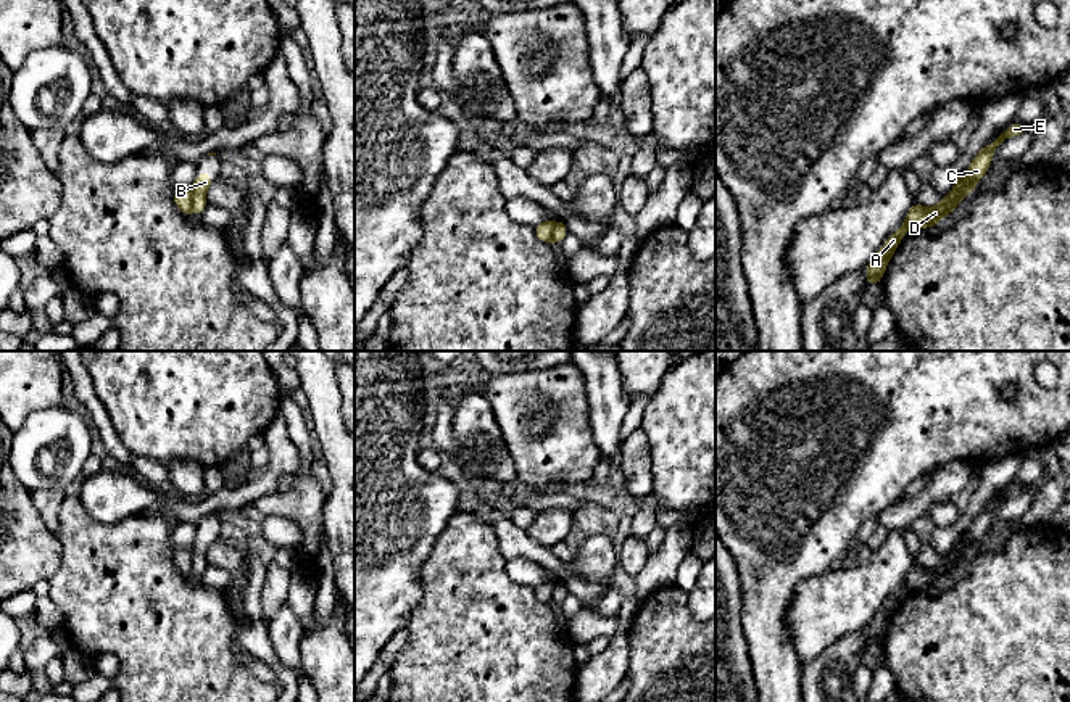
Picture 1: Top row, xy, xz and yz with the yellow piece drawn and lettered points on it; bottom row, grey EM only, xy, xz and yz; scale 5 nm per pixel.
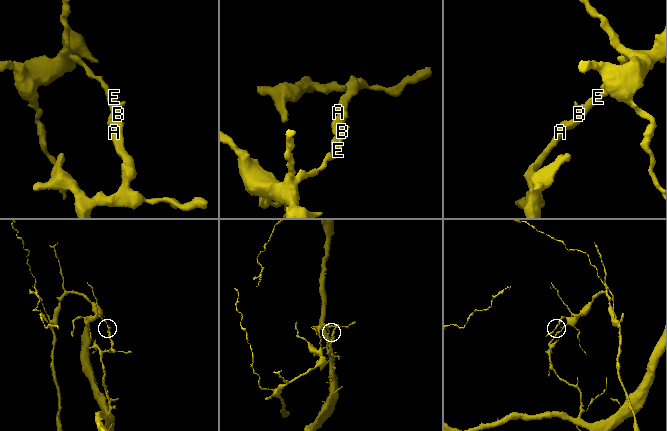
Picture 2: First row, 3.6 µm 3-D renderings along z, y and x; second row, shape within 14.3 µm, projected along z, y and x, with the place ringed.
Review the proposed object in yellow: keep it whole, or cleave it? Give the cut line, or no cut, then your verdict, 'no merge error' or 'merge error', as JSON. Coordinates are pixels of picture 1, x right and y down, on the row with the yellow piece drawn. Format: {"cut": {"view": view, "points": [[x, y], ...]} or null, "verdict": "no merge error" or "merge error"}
{"cut": {"view": "yz", "points": [[962, 174], [958, 189], [964, 197]]}, "verdict": "merge error"}

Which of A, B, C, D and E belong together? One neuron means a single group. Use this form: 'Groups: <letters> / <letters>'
Groups: A B / C D E

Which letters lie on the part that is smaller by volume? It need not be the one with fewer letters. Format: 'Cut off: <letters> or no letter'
Cut off: C, D, E

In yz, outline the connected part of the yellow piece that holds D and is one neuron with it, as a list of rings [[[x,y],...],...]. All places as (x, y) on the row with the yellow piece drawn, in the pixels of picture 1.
[[[951,193],[943,196],[936,206],[914,203],[906,214],[906,225],[910,229],[930,229],[954,211]]]

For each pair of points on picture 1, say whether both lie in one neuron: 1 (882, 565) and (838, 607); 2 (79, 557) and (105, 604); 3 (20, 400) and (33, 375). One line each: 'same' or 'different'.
1: same
2: same
3: same

